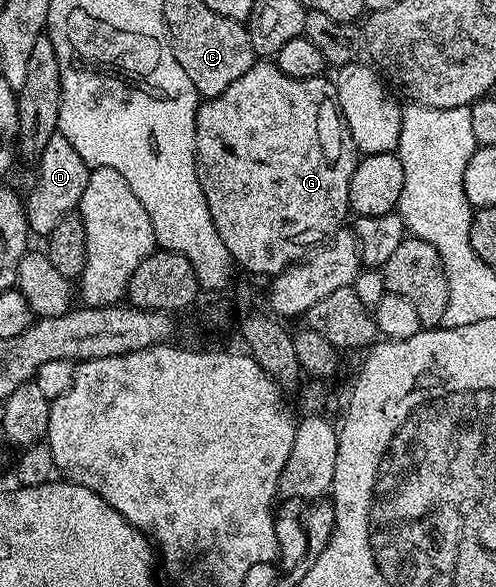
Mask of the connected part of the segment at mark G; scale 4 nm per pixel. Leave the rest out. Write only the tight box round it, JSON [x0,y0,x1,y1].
[196,62,358,278]

